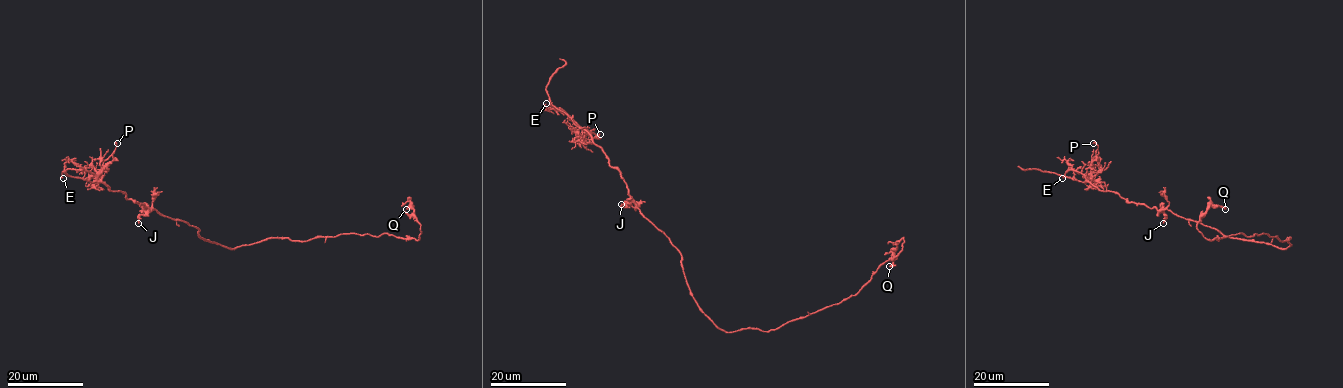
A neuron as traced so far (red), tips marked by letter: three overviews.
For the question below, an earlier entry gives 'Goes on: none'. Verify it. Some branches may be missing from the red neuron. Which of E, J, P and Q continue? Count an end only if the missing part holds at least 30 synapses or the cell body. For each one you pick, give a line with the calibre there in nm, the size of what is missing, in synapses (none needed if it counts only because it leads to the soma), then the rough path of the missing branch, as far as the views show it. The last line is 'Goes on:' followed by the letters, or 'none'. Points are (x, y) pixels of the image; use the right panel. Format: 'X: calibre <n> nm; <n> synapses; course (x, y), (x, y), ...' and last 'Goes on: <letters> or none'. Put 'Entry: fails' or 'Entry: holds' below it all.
Goes on: none
Entry: holds

